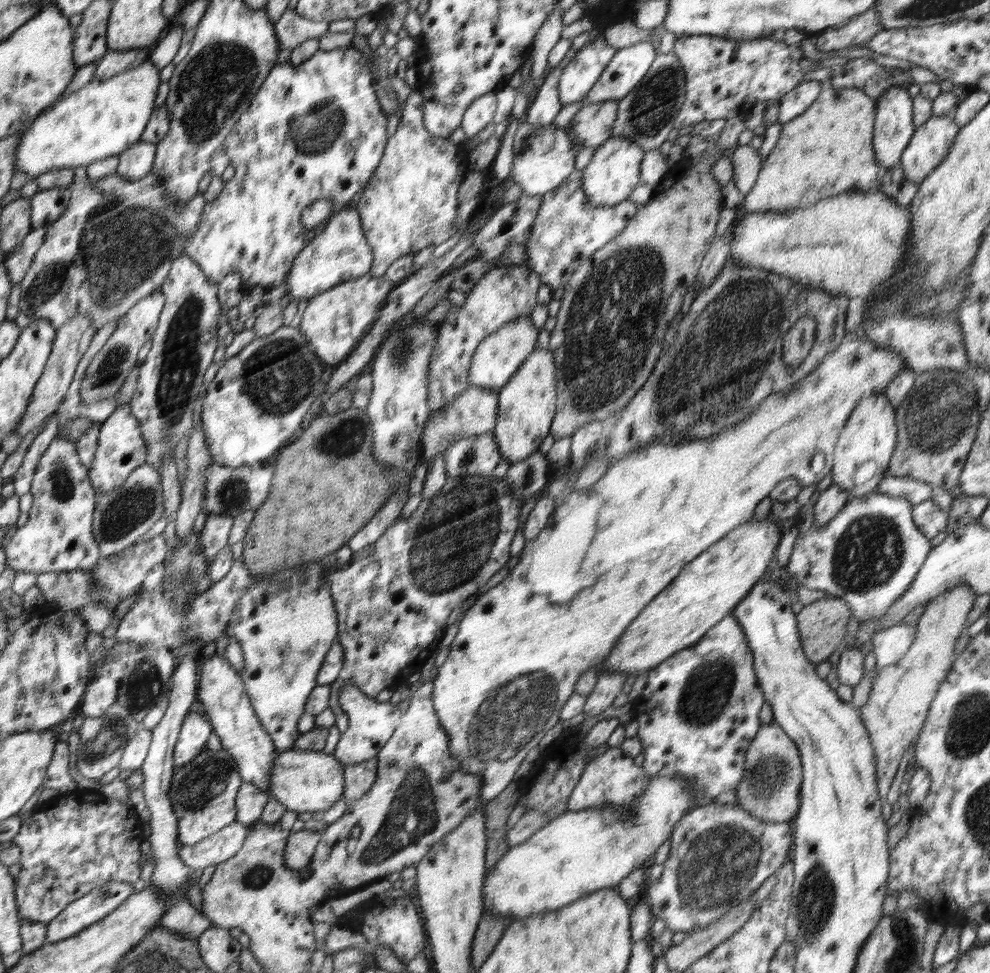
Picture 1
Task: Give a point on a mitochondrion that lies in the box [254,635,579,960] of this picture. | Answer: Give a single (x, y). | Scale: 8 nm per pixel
(505, 724)

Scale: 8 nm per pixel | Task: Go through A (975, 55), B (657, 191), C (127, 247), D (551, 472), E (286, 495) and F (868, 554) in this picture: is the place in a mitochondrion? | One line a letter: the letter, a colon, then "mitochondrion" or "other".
A: other
B: other
C: mitochondrion
D: other
E: other
F: mitochondrion

